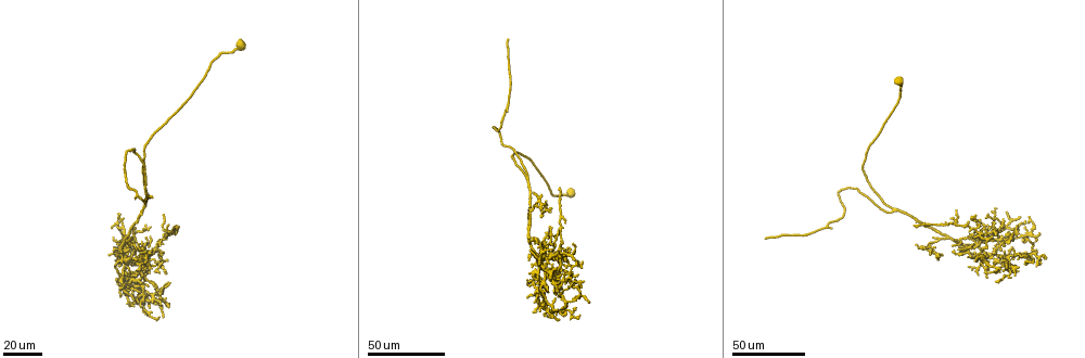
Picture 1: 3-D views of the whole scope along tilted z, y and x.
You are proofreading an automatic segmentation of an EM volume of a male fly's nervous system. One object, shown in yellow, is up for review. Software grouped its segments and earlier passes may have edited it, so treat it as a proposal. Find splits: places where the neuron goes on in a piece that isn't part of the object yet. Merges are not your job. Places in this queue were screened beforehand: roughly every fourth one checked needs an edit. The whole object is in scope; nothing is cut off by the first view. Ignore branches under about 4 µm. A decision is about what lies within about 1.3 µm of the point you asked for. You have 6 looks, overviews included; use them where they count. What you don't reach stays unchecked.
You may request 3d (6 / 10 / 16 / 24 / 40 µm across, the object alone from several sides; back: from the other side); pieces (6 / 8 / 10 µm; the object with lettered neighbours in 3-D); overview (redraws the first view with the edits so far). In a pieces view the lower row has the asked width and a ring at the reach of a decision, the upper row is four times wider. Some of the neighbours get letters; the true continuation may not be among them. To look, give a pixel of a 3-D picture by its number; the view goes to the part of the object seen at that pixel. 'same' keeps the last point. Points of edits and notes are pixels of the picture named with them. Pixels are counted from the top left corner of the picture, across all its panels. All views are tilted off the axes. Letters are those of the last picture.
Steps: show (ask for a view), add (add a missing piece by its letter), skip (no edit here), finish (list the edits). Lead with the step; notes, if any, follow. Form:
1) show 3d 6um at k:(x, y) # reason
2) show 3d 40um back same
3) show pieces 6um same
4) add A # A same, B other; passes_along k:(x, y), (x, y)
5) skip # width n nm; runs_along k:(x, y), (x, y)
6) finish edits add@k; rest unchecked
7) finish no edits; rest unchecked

show 3d 40um at 1:(140, 308) # free end

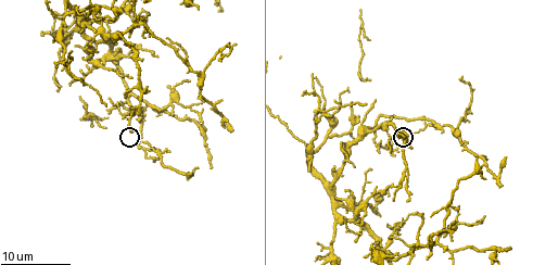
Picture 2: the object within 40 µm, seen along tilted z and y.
show pieces 10um at 2:(129, 131) # see the neighbours

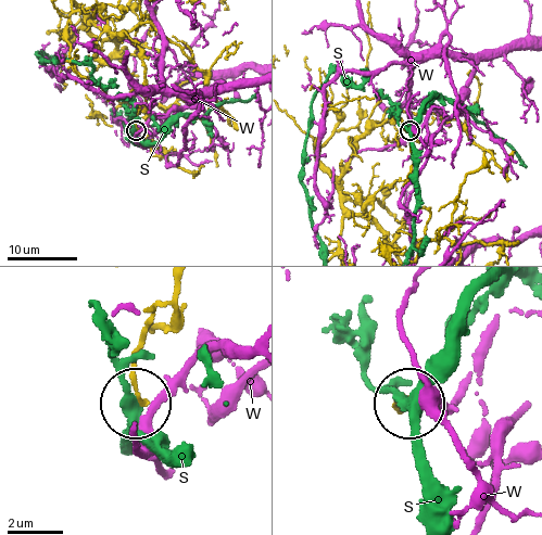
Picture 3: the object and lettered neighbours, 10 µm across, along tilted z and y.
skip # S other, W other; no lettered piece goes on from it

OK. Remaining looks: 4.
show 3d 16um at 2:(200, 122) # branch stops here

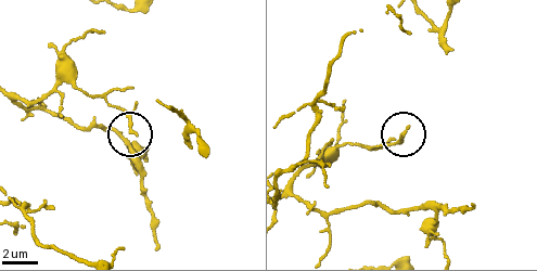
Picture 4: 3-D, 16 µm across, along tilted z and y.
show 3d 10um at 4:(132, 133)

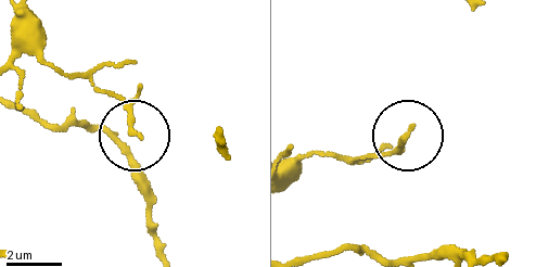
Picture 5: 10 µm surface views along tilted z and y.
show pieces 8um at 5:(139, 135)

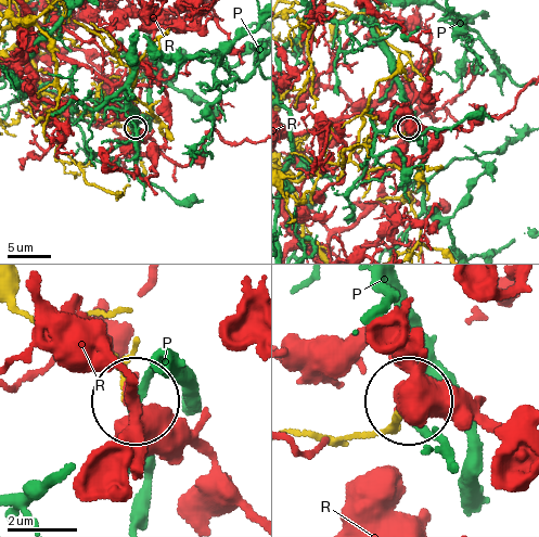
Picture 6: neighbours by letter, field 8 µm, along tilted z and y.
skip # width 160 nm; P other, R other; none of them fits

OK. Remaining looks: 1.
finish no edits; rest unchecked

